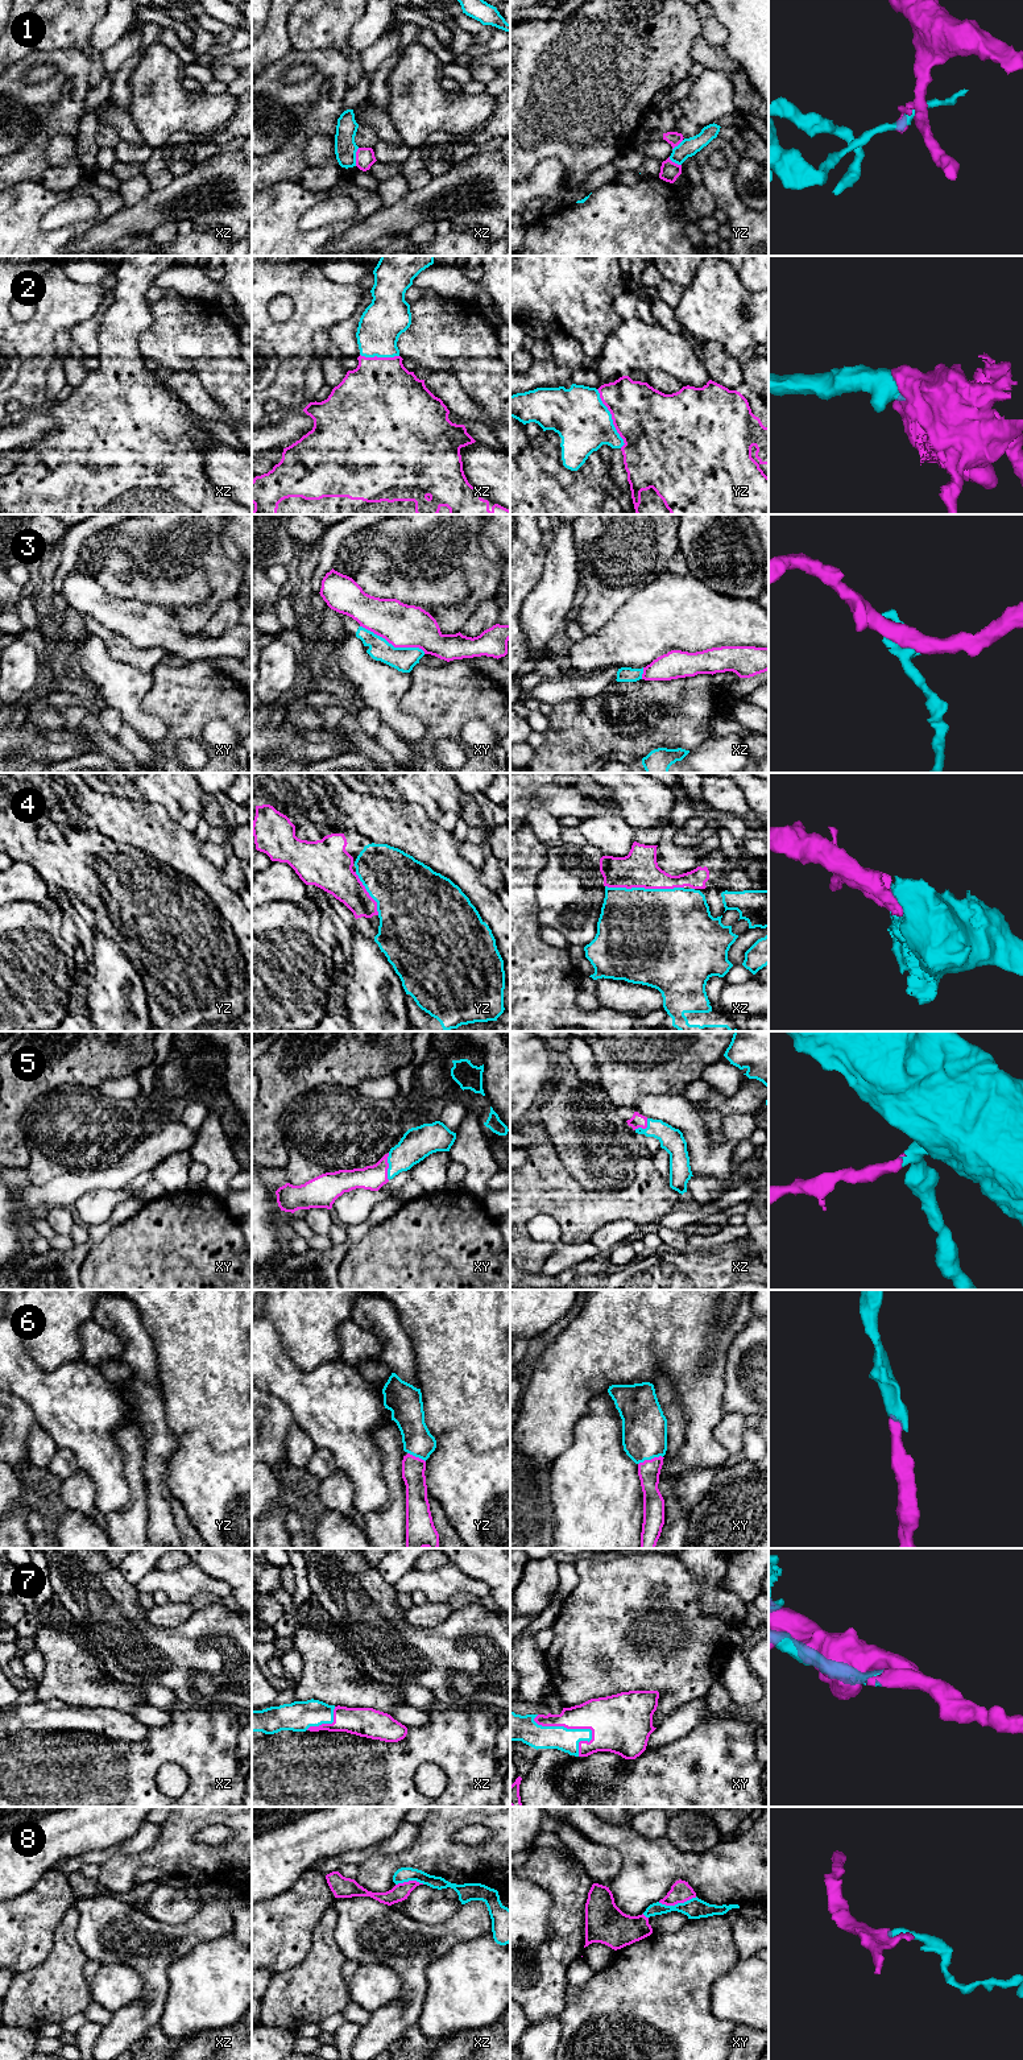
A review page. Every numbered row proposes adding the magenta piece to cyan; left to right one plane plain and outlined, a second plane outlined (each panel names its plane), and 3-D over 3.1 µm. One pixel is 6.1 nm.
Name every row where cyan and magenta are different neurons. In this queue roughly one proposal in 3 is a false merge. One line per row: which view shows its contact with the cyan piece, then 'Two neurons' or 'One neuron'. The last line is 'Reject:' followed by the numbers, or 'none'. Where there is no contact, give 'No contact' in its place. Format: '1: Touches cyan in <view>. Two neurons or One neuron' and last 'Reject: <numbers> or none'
1: Touches cyan in xz. Two neurons
2: Touches cyan in yz. One neuron
3: Touches cyan in xy. Two neurons
4: Touches cyan in xz. One neuron
5: Touches cyan in xy. One neuron
6: Touches cyan in xy. One neuron
7: Touches cyan in xy. One neuron
8: Touches cyan in xy. Two neurons
Reject: 1, 3, 8

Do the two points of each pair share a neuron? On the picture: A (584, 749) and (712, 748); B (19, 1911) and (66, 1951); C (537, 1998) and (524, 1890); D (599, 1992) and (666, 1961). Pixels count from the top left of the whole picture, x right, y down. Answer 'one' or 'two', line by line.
A: two
B: two
C: two
D: one

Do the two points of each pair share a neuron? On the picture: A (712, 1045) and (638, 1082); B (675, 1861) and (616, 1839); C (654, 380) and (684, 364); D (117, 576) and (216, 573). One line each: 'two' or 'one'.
A: one
B: one
C: two
D: two

